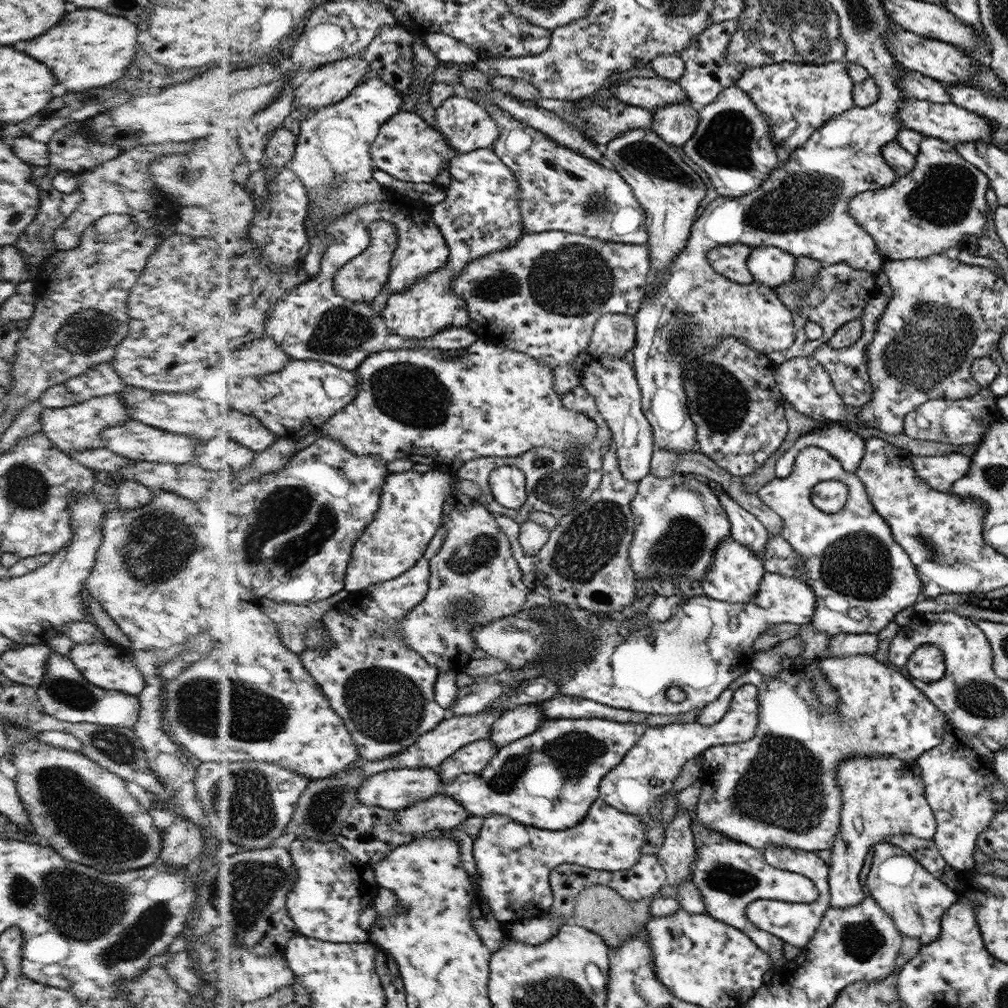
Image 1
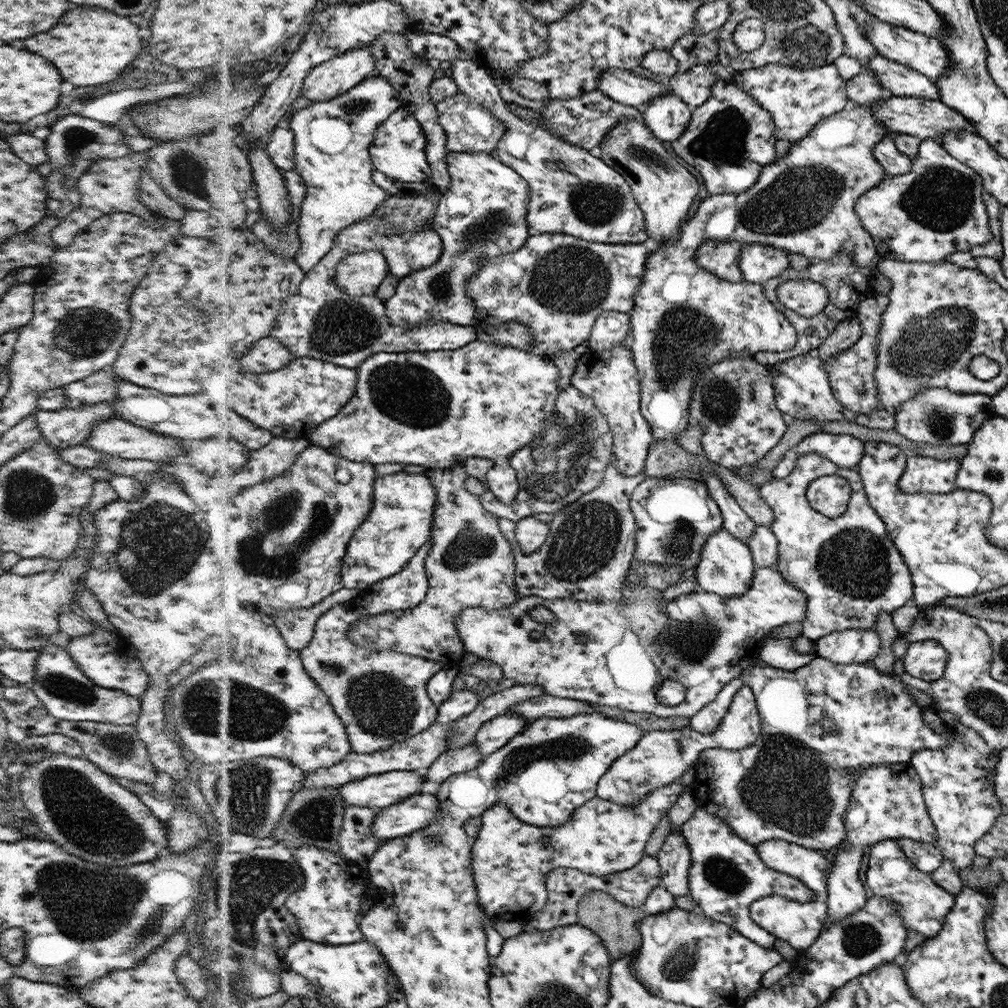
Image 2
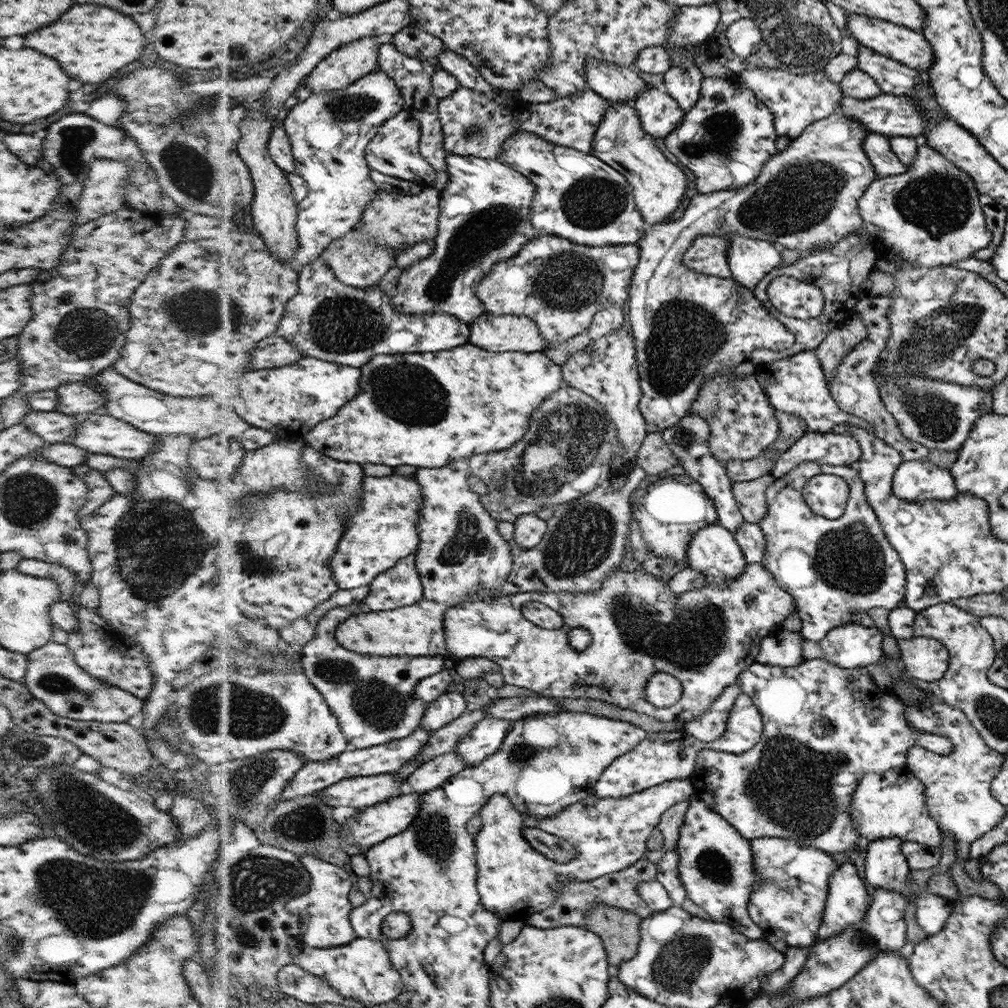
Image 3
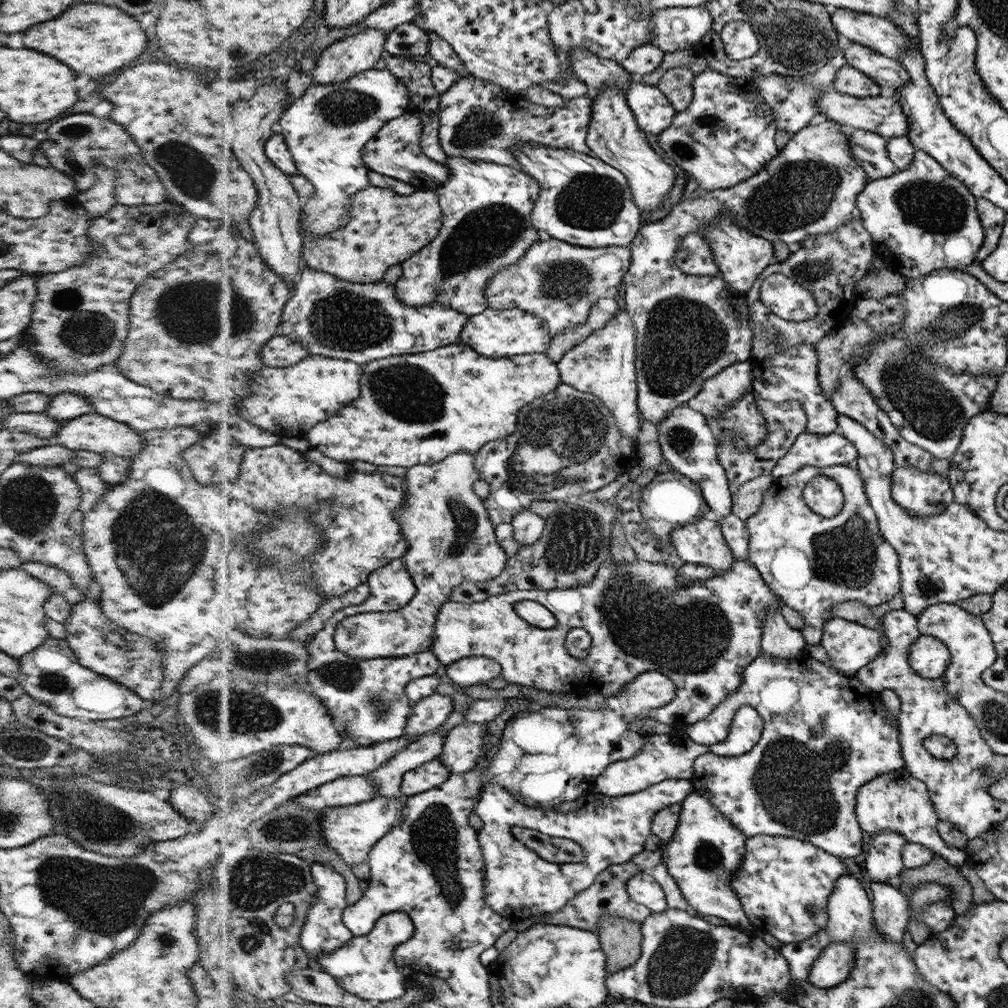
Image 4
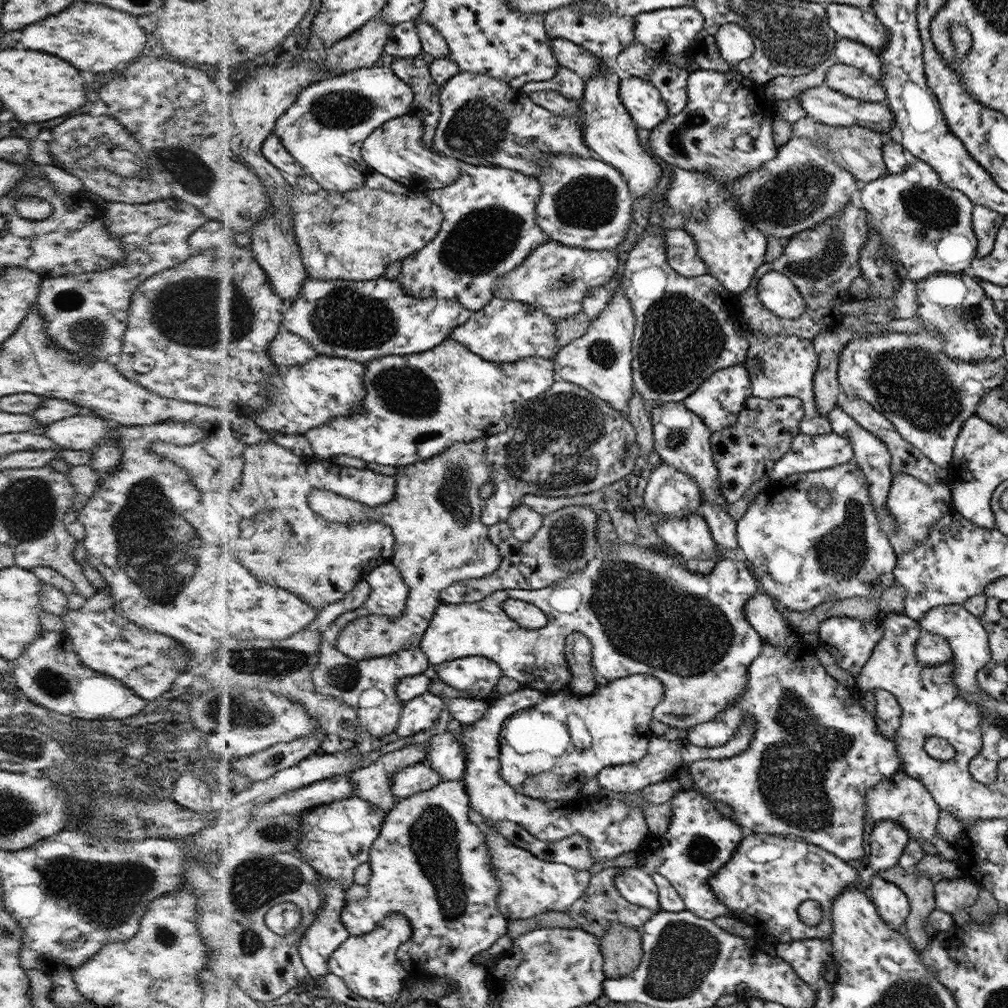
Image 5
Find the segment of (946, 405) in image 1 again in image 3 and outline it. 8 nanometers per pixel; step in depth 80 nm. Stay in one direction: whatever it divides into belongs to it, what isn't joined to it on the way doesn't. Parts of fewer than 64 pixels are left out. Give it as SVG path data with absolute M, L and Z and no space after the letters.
M875 368L875 380L882 391L882 401L887 411L898 421L899 428L912 443L936 448L959 450L968 438L974 421L993 412L994 394L982 387L954 384L918 376L902 376L900 380L884 380Z

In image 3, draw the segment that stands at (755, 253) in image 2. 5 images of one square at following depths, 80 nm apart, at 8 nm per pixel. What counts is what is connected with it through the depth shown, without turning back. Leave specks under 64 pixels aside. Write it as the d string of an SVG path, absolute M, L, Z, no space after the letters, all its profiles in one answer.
M729 233L724 238L732 242L728 248L732 279L746 288L754 289L768 272L783 266L780 248L770 242L738 236L736 233Z

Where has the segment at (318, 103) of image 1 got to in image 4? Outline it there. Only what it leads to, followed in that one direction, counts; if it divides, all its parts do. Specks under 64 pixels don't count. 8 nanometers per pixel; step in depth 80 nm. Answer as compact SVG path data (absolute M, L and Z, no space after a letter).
M371 28L360 34L348 37L326 49L317 61L314 71L314 84L333 85L347 81L353 76L376 68L387 51L389 34L386 31Z

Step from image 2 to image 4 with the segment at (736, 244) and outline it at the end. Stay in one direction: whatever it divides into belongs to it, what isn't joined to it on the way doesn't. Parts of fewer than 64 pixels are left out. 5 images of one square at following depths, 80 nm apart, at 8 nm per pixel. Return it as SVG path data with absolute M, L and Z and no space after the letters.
M700 232L682 238L676 250L676 267L692 277L720 277L720 265L712 255L712 245Z

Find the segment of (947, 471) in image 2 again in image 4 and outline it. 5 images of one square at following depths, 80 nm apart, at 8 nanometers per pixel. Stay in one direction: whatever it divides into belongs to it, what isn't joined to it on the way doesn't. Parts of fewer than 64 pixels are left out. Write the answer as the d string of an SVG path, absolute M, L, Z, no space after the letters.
M904 466L896 468L891 479L891 495L896 504L918 517L940 515L945 505L954 500L950 481L933 472Z

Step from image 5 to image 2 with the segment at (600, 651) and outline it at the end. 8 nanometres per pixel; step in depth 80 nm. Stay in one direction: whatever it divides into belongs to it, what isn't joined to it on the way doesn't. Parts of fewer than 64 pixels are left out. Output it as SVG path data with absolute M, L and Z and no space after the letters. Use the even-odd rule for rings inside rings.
M756 566L751 585L743 595L729 597L692 591L668 601L665 611L660 610L663 597L660 590L628 583L621 593L623 599L619 601L550 600L525 595L503 609L468 607L457 620L458 630L467 652L498 664L503 670L503 677L514 680L516 685L537 684L546 695L598 702L624 711L655 714L660 718L690 718L707 707L731 680L739 680L742 672L759 660L763 643L773 628L802 622L807 615L808 596L794 584L788 584L782 573L772 567ZM538 604L555 614L555 623L540 624L530 619L528 613ZM578 633L586 633L587 642L577 641L575 636ZM666 679L677 680L685 688L684 700L674 707L662 704L655 695L660 682Z

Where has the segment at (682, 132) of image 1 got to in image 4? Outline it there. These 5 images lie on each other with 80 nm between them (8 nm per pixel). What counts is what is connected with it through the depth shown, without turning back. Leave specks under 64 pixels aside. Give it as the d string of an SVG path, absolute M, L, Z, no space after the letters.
M638 78L629 82L626 95L635 119L645 133L659 135L671 126L678 114L662 89L647 85Z

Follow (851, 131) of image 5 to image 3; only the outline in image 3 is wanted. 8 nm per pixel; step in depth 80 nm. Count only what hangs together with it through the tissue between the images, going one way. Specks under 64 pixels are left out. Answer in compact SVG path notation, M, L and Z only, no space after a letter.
M868 133L863 144L867 156L874 164L876 178L901 175L908 170L906 164L899 159L891 147L891 137L878 133Z

